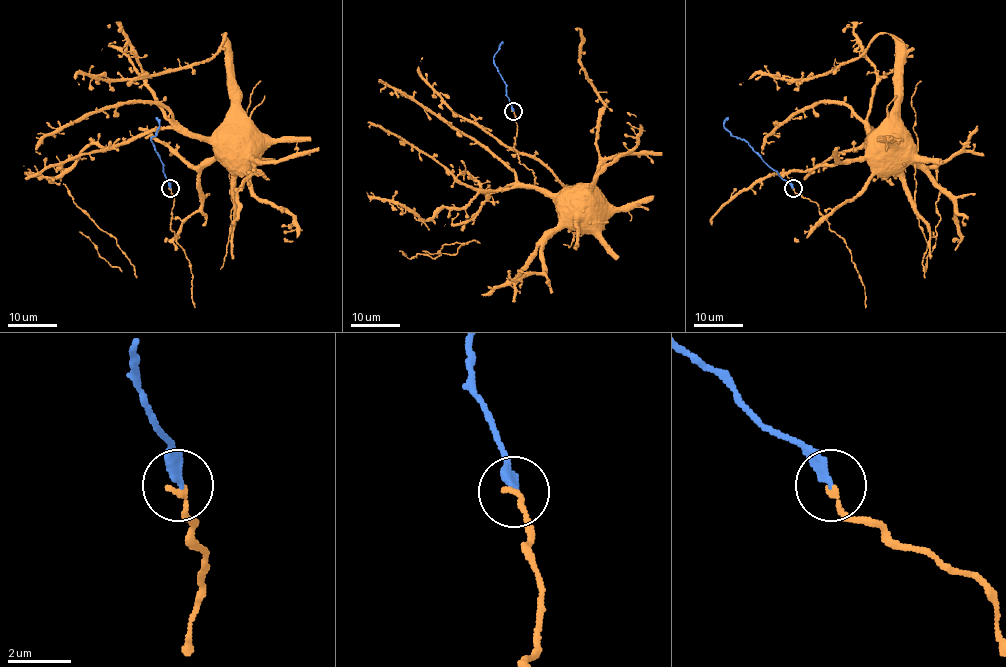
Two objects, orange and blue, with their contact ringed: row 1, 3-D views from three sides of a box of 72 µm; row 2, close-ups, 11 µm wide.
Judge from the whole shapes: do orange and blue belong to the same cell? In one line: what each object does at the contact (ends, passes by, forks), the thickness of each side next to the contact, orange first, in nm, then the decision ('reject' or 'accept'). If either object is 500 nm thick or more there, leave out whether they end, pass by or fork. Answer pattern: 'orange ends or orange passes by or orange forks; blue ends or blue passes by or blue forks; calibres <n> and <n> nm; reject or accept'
orange ends; blue ends; calibres 170 and 300 nm; accept

